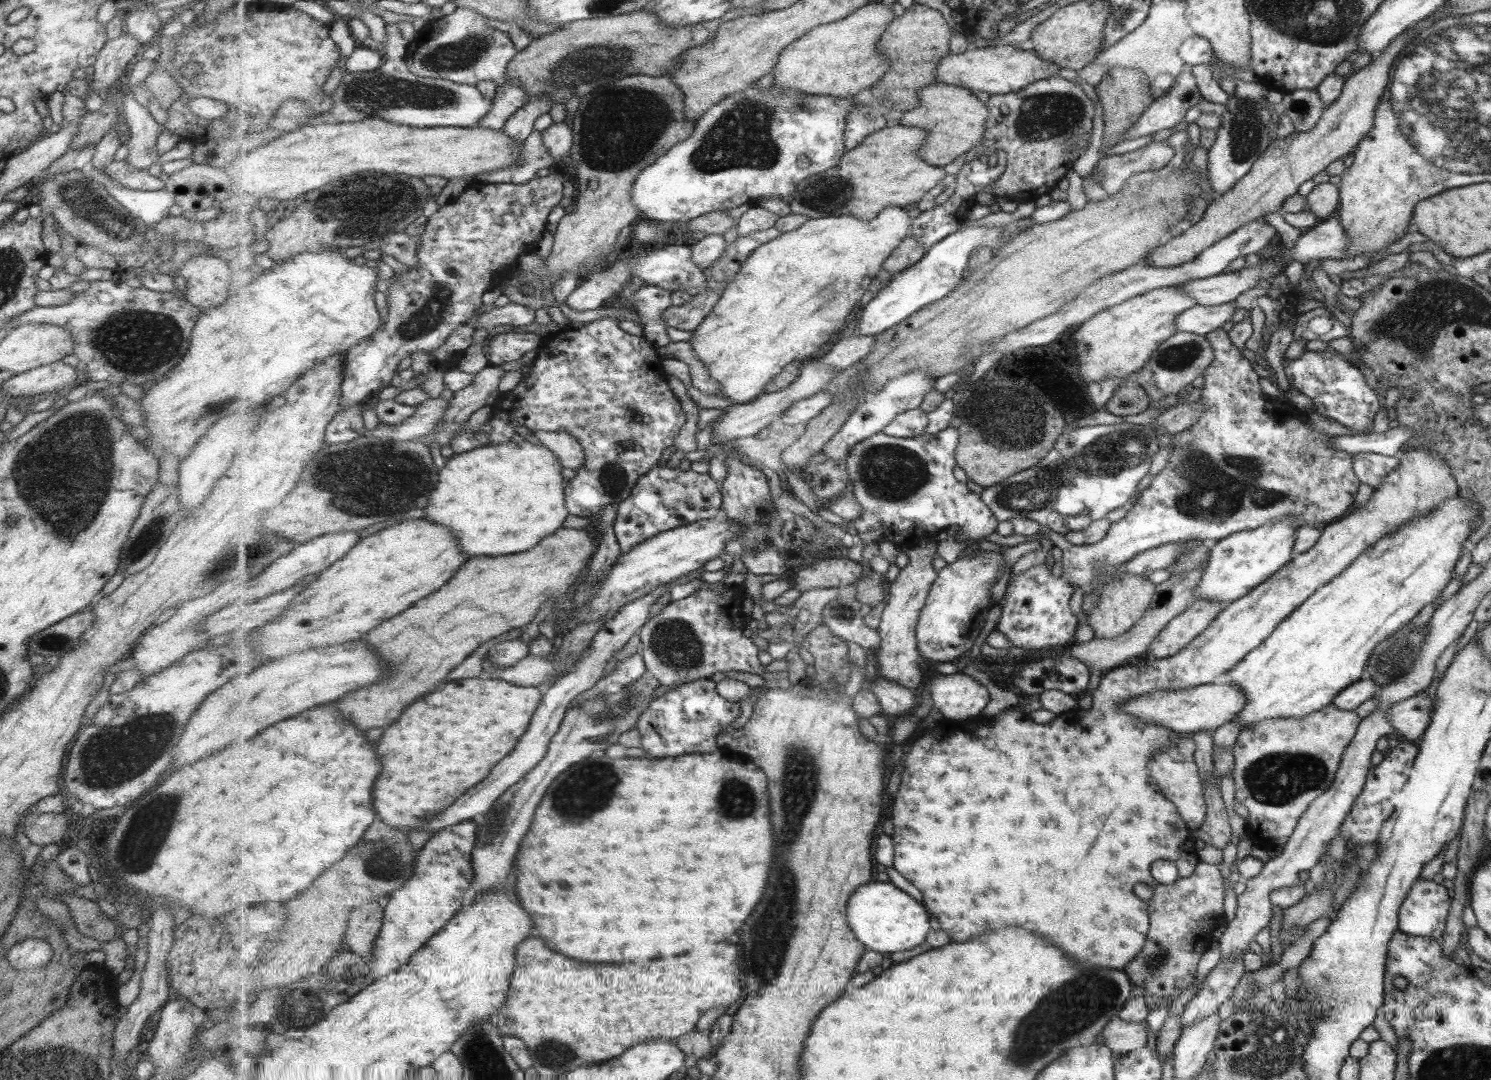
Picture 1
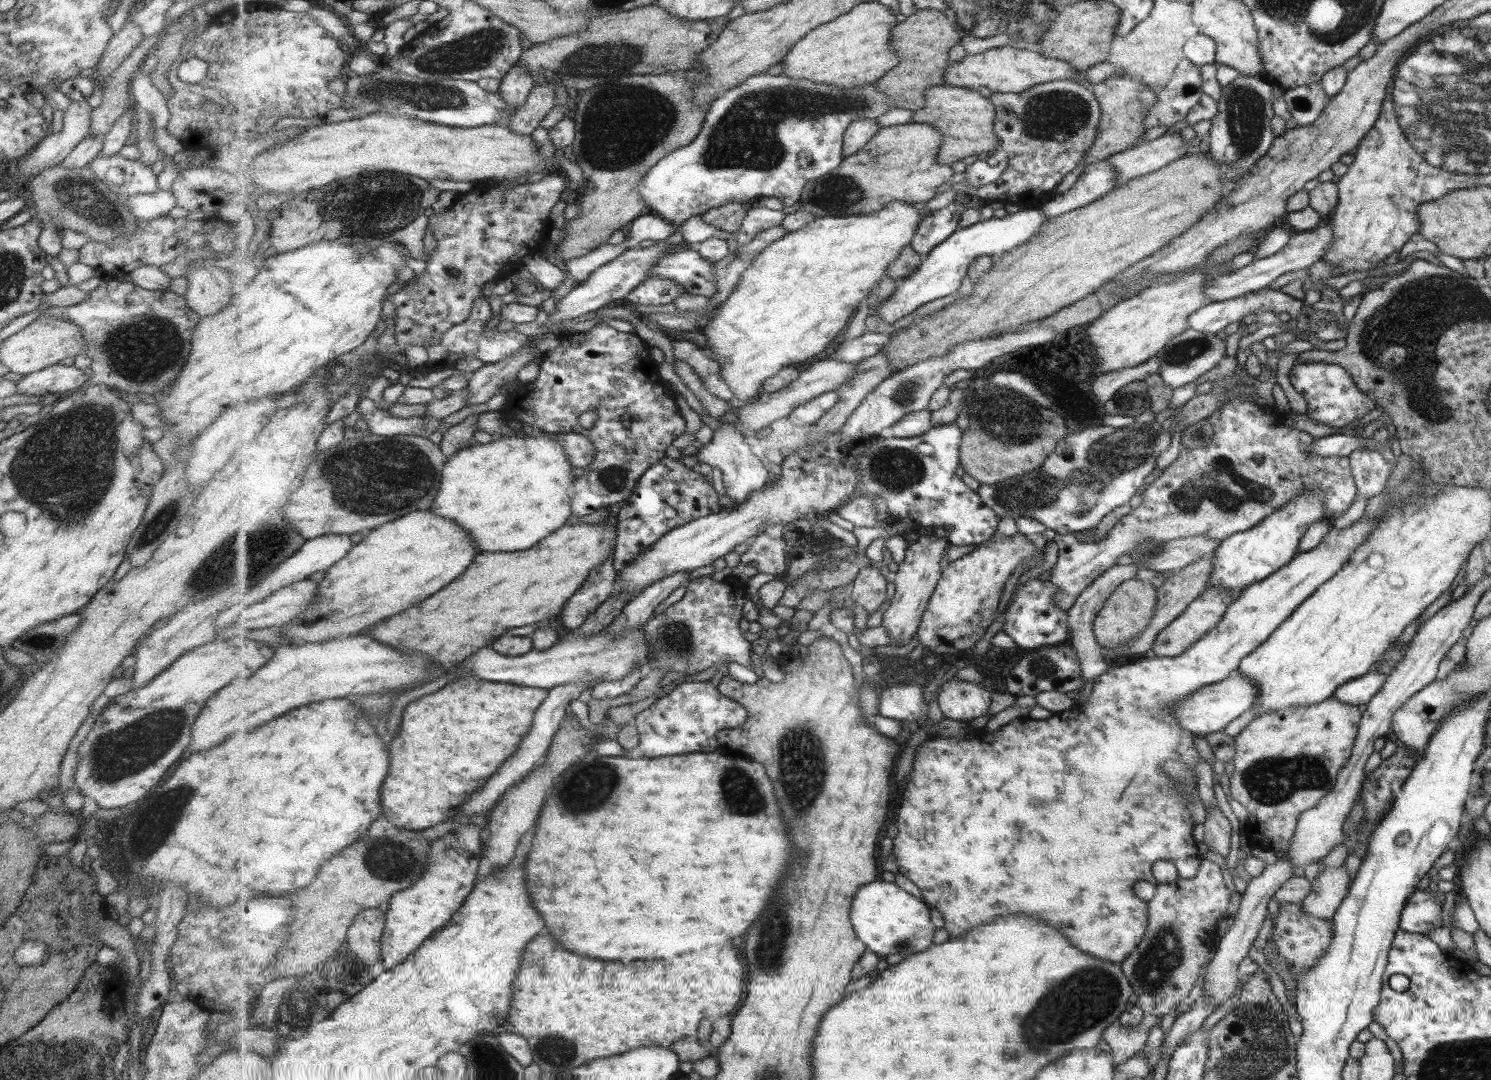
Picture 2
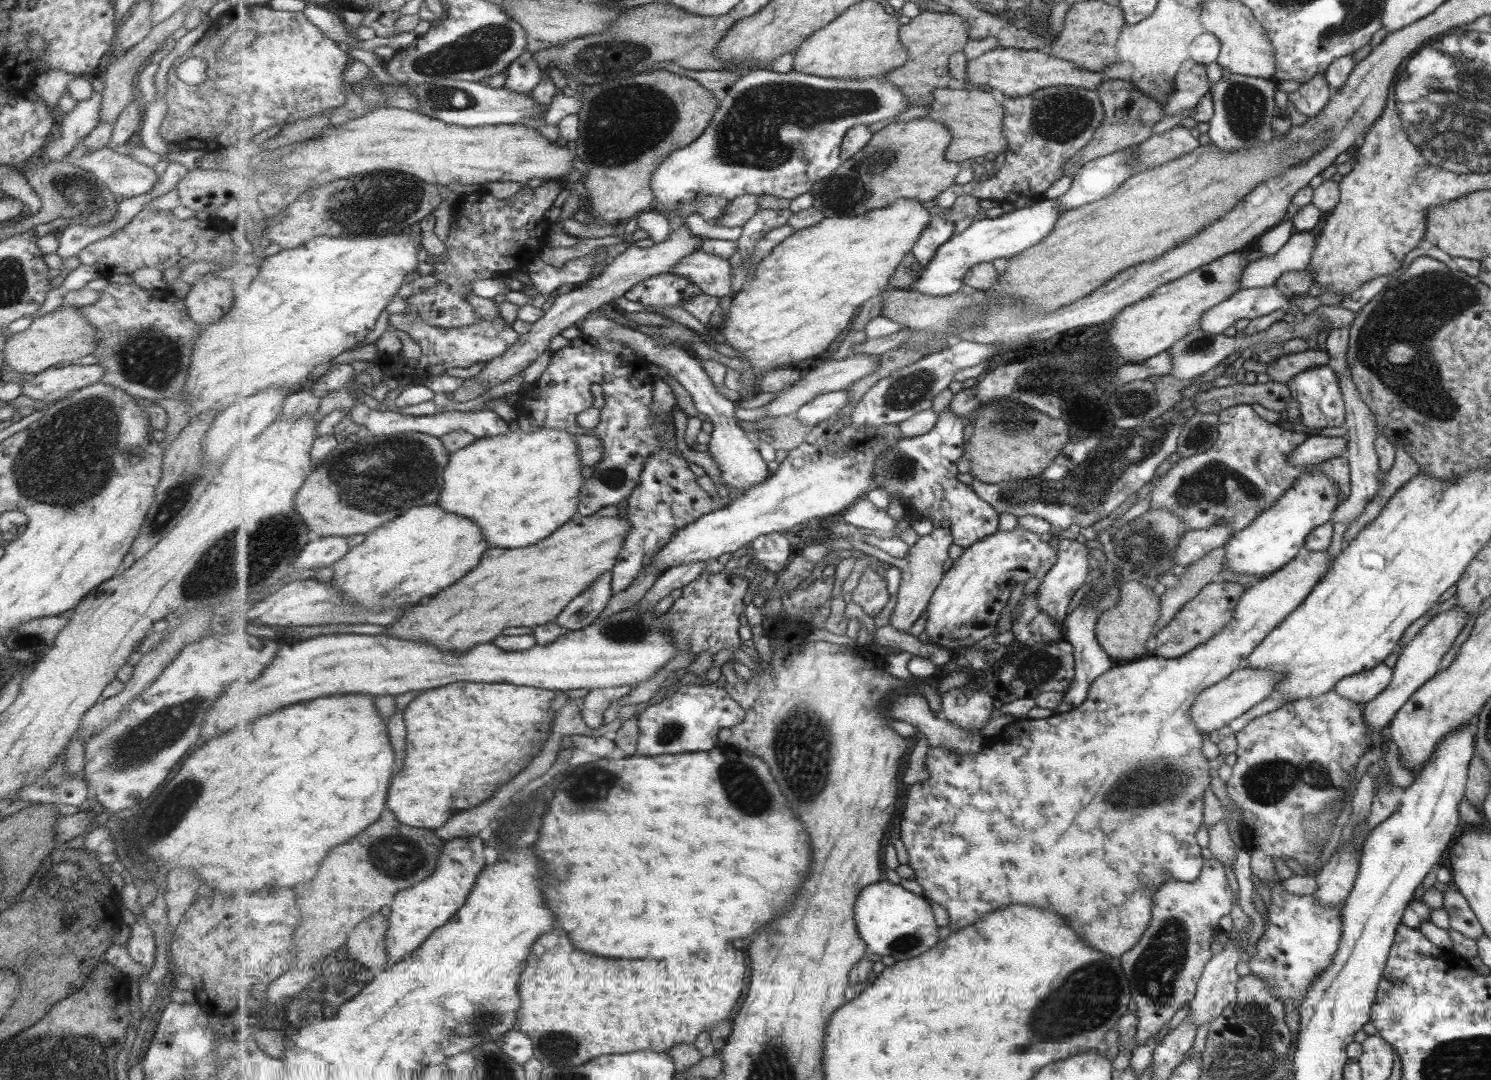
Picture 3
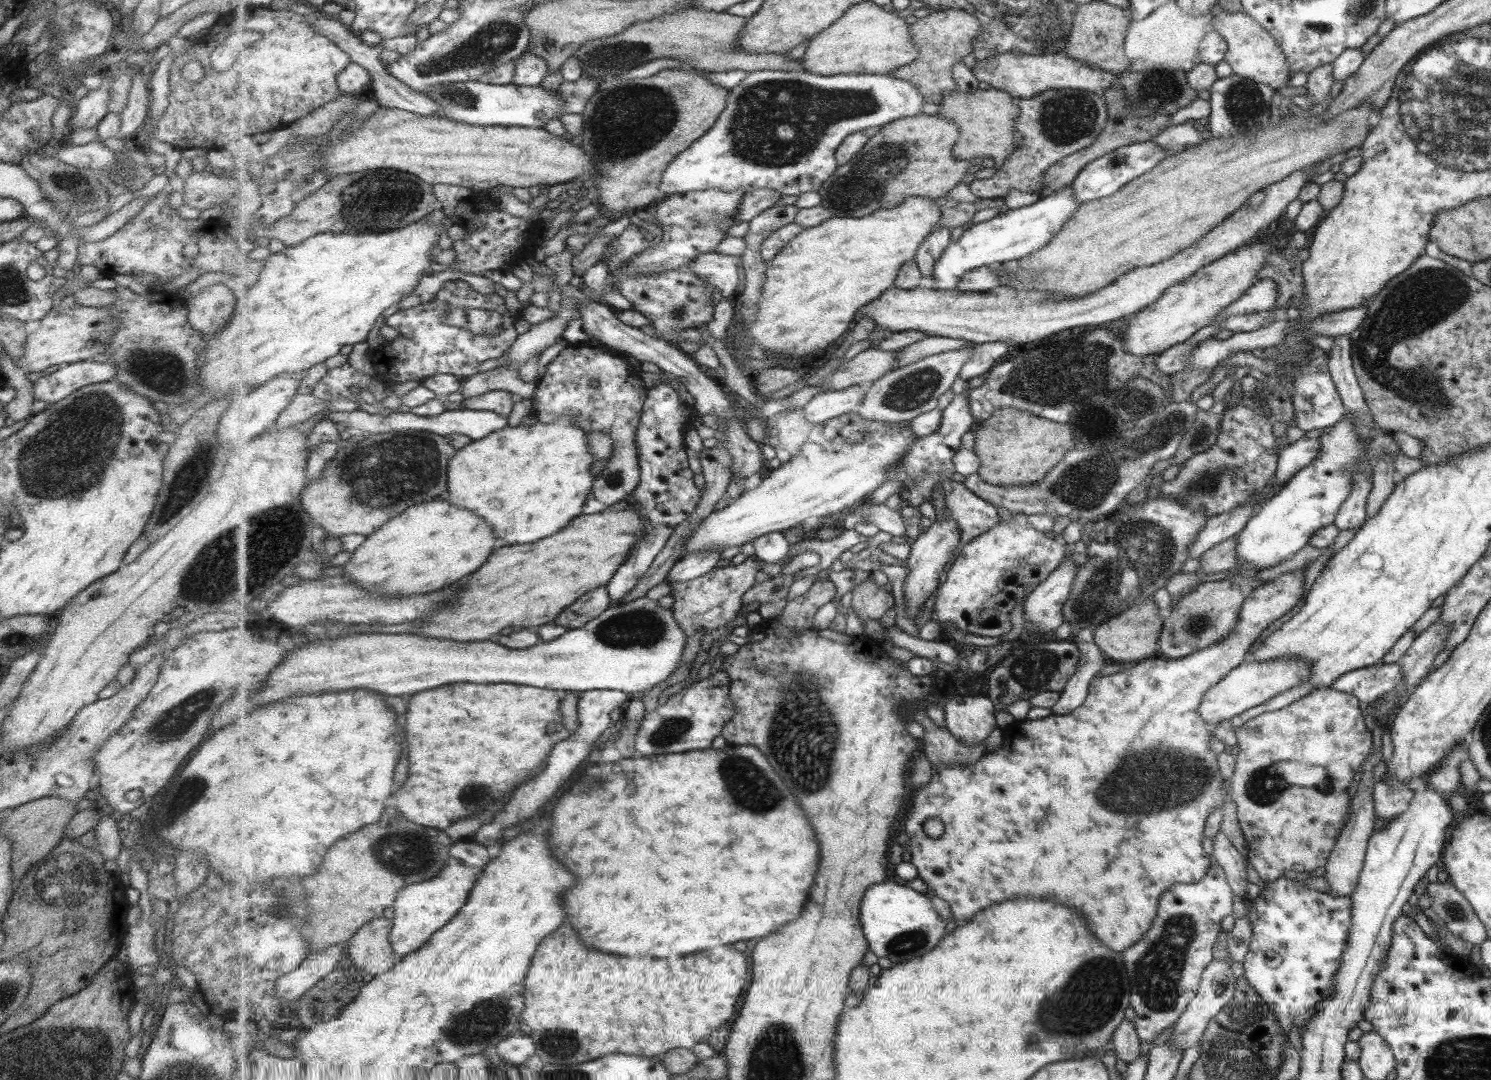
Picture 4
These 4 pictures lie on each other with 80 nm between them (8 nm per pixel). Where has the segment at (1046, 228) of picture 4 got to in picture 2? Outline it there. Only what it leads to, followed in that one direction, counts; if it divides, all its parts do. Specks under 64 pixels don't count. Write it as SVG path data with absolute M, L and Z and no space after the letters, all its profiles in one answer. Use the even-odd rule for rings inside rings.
M1028 204L1028 209L1021 209L1016 213L1007 214L1002 218L991 217L986 221L979 220L976 223L969 225L968 227L957 229L957 232L955 232L953 236L950 236L947 240L945 240L945 242L942 242L941 244L939 244L939 246L936 246L930 252L930 254L925 258L924 263L921 265L921 269L919 269L919 272L913 274L913 276L909 277L909 279L905 279L905 281L897 284L895 291L891 294L891 299L887 299L885 303L883 303L882 305L879 305L879 309L877 309L877 313L871 314L871 315L877 315L884 322L891 324L892 322L895 322L895 320L901 320L903 316L907 316L907 314L911 314L914 310L917 310L917 308L919 308L920 306L927 304L927 302L933 302L933 300L937 300L939 298L945 298L945 296L947 297L955 296L956 292L959 291L959 287L961 286L961 284L963 284L963 278L965 278L965 276L968 276L969 268L972 266L975 260L980 258L980 256L995 256L995 254L1005 255L1006 252L1011 252L1013 250L1016 250L1016 248L1019 248L1022 244L1027 244L1032 238L1034 238L1034 236L1037 236L1038 234L1040 234L1040 232L1042 231L1042 226L1044 226L1046 222L1048 222L1048 218L1042 213L1040 206L1035 204Z

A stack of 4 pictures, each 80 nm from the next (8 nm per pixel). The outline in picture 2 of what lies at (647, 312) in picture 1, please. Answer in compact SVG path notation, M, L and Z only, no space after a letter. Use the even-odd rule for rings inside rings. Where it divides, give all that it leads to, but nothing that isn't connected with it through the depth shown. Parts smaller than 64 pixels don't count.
M655 278L646 283L642 283L635 292L629 294L626 299L633 304L643 306L659 306L671 304L681 296L689 293L687 288L683 288L677 282Z

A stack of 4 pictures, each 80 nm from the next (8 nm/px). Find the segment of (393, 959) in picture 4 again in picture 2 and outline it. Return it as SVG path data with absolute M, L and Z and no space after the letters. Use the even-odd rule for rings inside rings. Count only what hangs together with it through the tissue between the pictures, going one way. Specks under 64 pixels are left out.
M377 907L365 909L348 930L345 949L369 965L383 962L382 939L387 924L387 913Z

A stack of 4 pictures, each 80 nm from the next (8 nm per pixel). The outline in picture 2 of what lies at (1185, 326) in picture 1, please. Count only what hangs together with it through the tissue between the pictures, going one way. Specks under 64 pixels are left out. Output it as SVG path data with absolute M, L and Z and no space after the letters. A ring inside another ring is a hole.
M1262 289L1260 292L1245 293L1241 297L1237 296L1237 298L1223 300L1223 302L1212 302L1201 309L1197 309L1197 311L1193 312L1193 315L1189 315L1189 319L1187 319L1188 328L1215 335L1217 332L1222 331L1227 324L1238 322L1248 314L1271 312L1277 316L1279 313L1285 312L1289 315L1289 319L1296 324L1295 327L1299 331L1304 331L1310 329L1311 322L1308 321L1308 315L1301 314L1301 305L1303 302L1304 301L1291 298L1291 296L1287 296L1287 294L1279 292L1279 290Z

